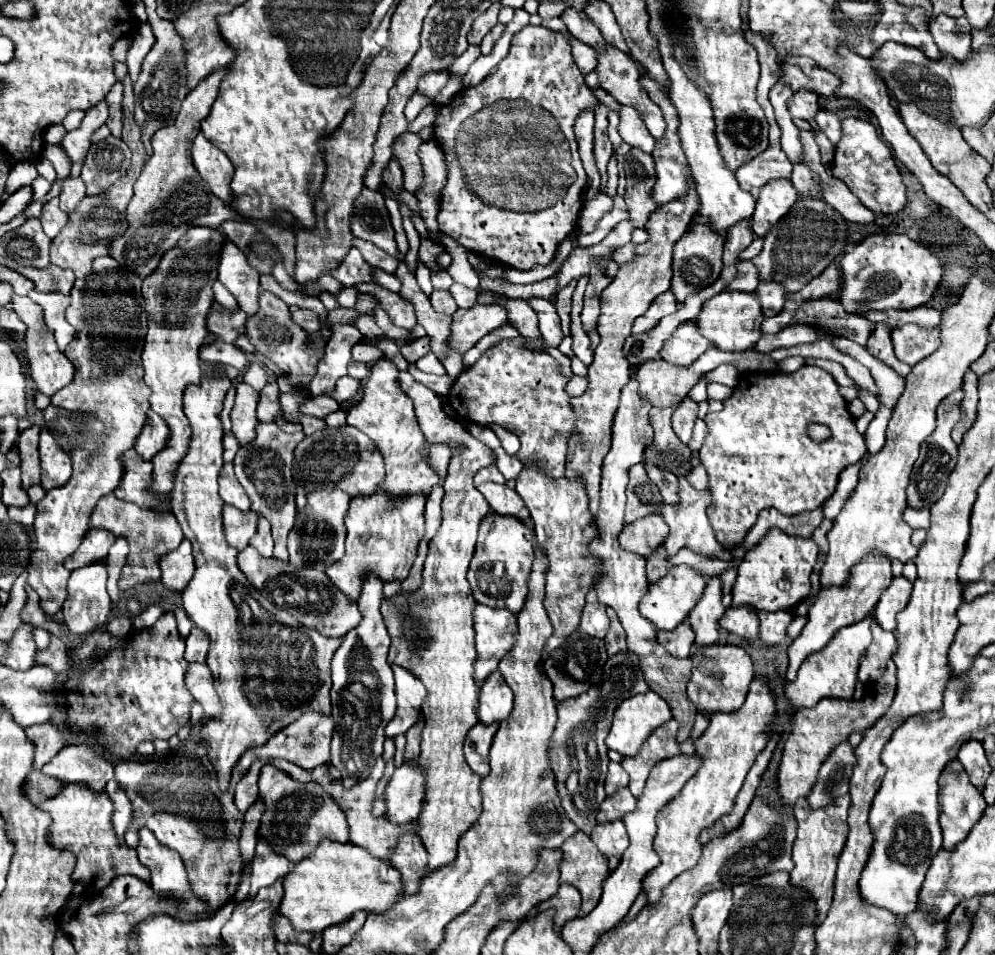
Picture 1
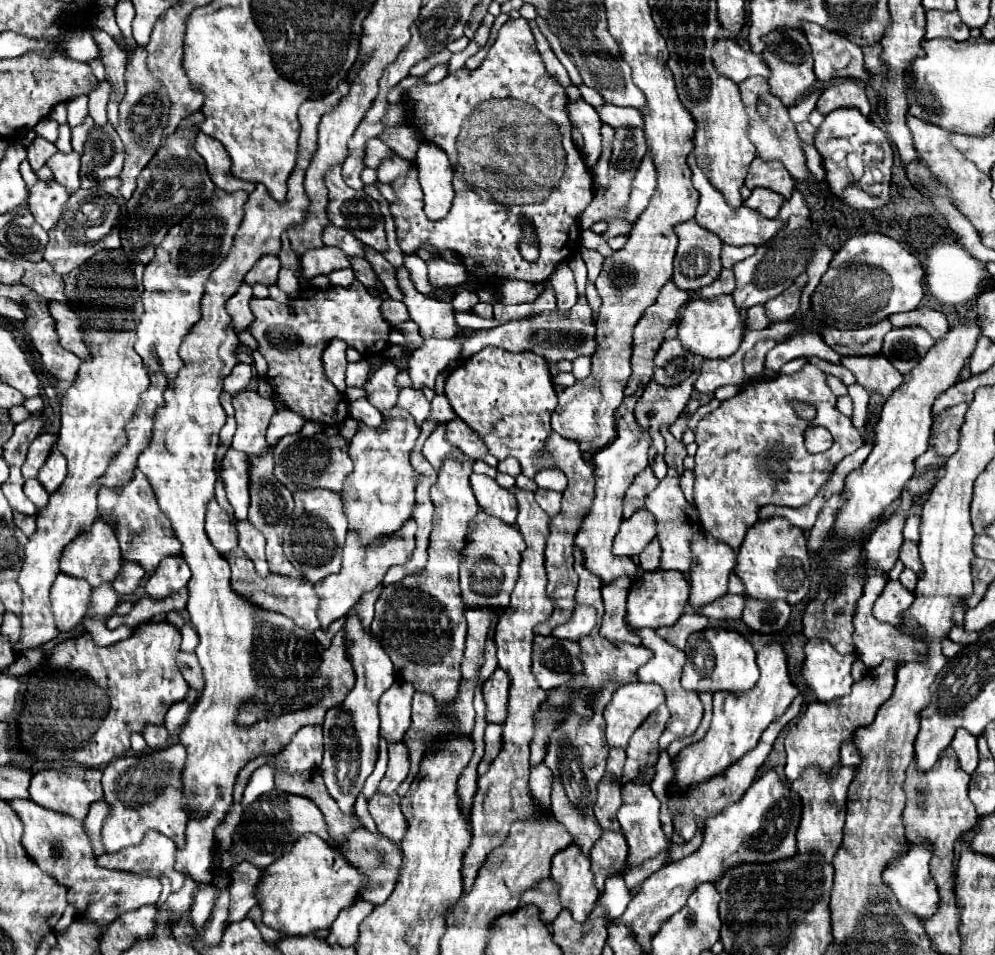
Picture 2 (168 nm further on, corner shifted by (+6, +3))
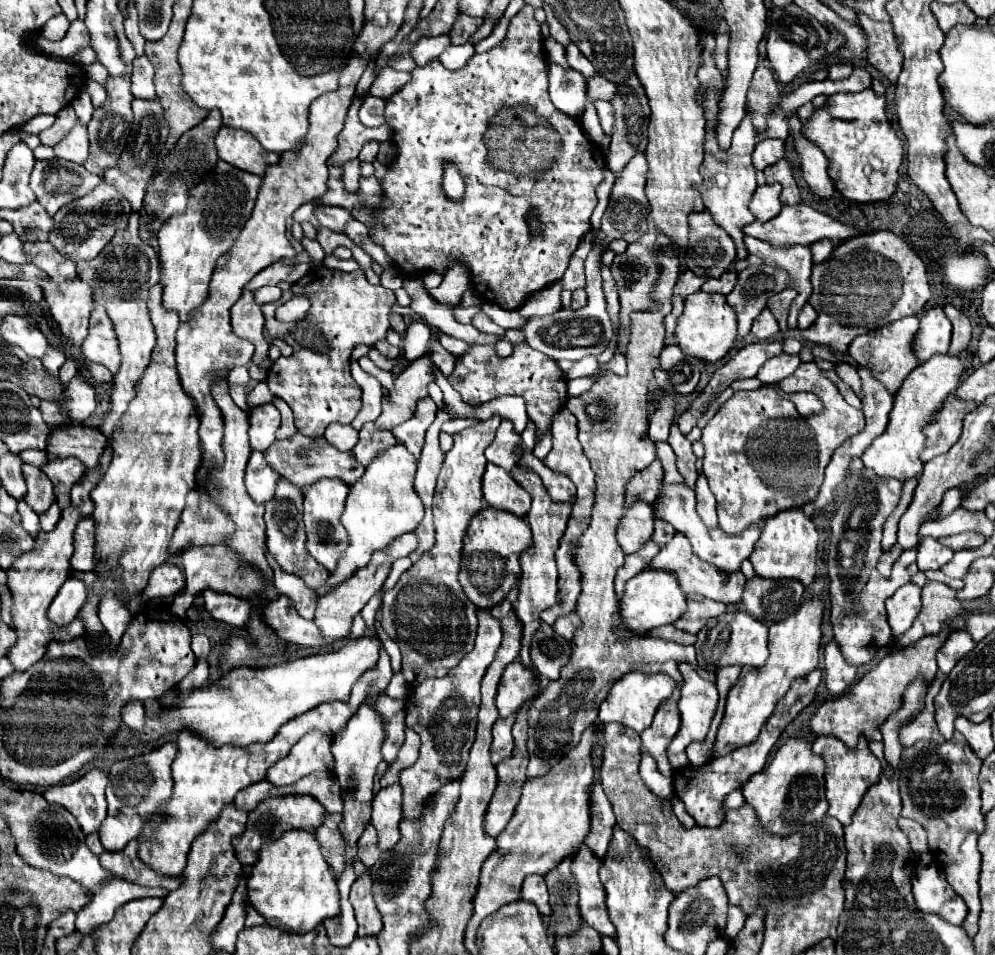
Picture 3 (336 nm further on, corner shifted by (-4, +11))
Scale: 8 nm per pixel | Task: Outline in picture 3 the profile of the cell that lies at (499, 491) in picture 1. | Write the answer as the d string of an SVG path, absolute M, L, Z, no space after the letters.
M487 464L483 474L483 496L489 506L507 510L515 516L525 516L531 508L531 496L513 480L509 472L495 464Z

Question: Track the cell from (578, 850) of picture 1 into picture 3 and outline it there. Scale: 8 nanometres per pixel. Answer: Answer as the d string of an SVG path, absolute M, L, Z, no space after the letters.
M583 844L571 858L571 874L577 882L579 892L579 912L597 932L615 938L615 926L609 920L605 908L605 890L597 876L599 866L601 860L595 858L591 850L587 850Z

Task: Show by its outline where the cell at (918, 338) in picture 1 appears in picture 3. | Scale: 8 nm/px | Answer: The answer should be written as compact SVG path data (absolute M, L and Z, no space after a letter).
M931 308L921 316L919 332L913 338L913 354L919 362L929 360L937 352L947 352L951 340L951 322L945 318L943 310Z

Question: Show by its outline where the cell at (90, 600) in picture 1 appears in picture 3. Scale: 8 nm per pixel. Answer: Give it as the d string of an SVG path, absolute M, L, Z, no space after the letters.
M69 576L67 582L59 588L53 604L49 606L49 618L59 626L67 626L79 614L85 602L87 586L79 578Z

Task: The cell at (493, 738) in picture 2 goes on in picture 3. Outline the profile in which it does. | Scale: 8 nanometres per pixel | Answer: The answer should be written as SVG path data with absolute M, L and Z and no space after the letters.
M515 714L509 718L499 718L493 726L493 744L491 744L491 762L497 764L513 752L511 728L515 724Z

